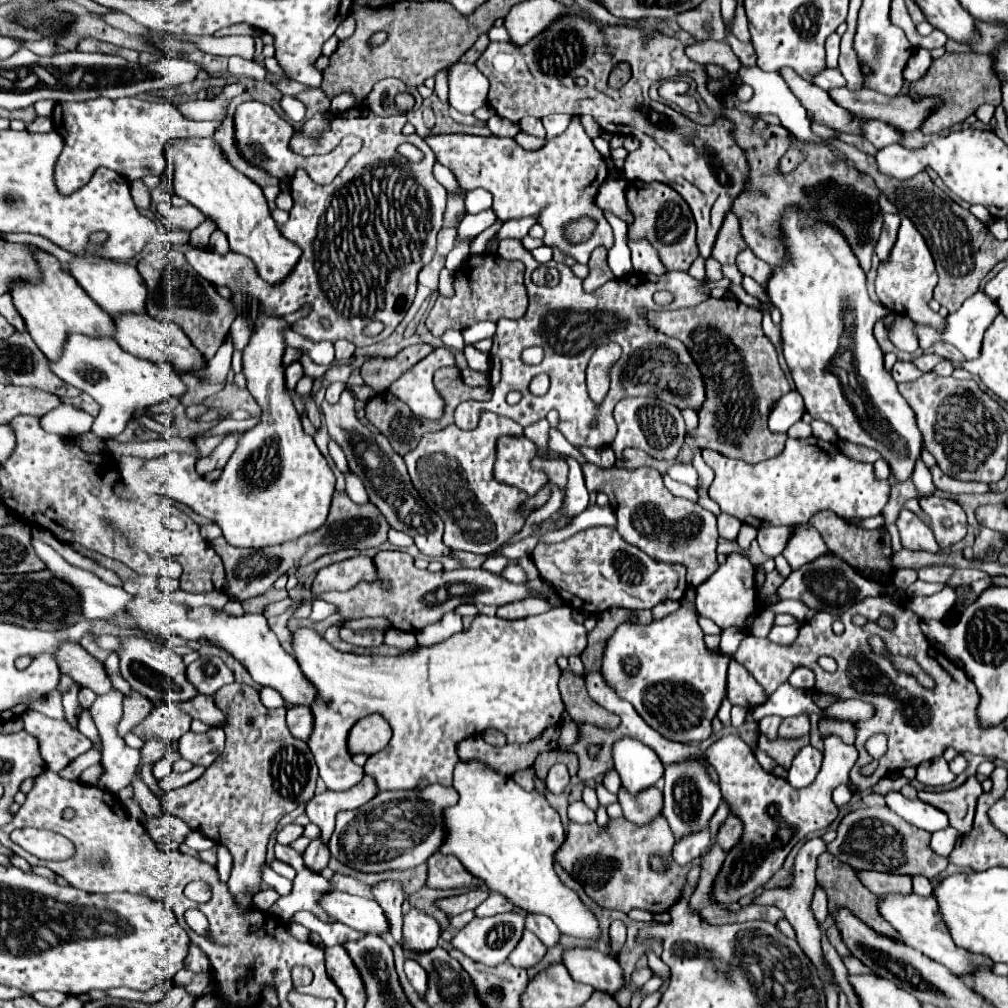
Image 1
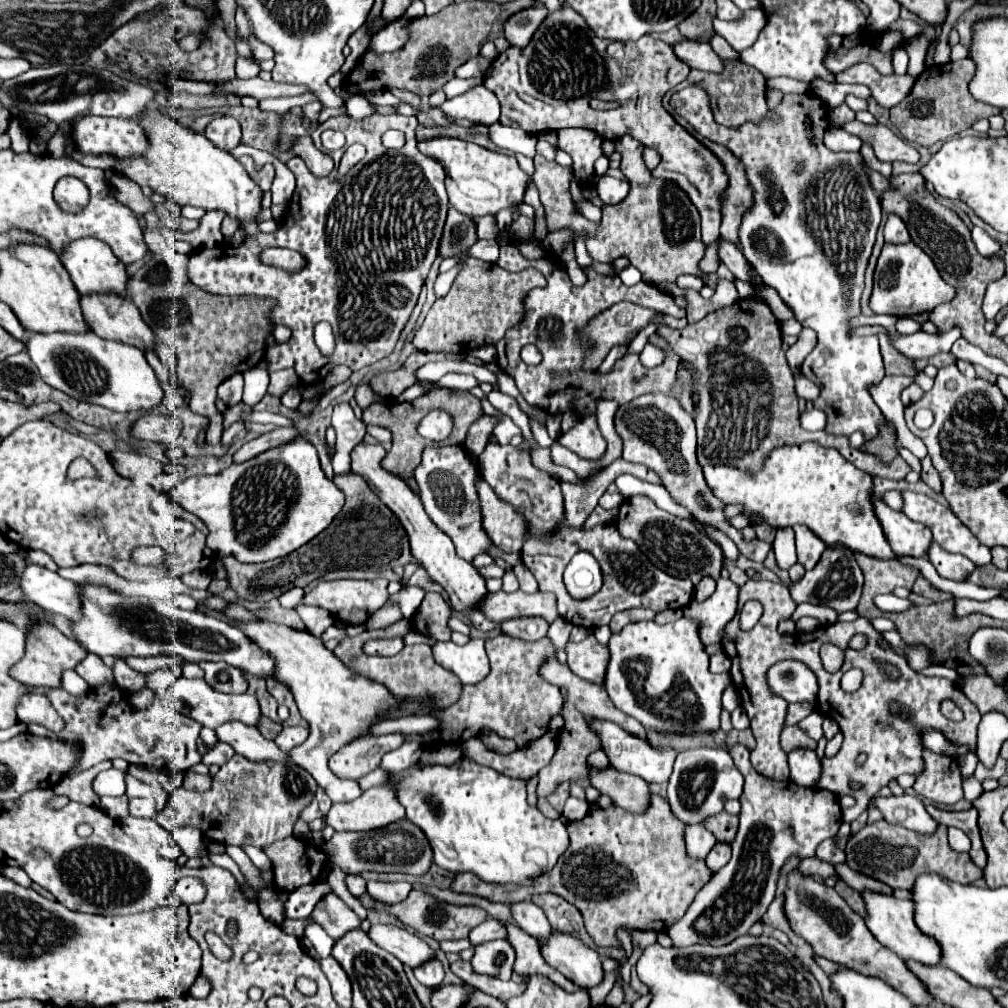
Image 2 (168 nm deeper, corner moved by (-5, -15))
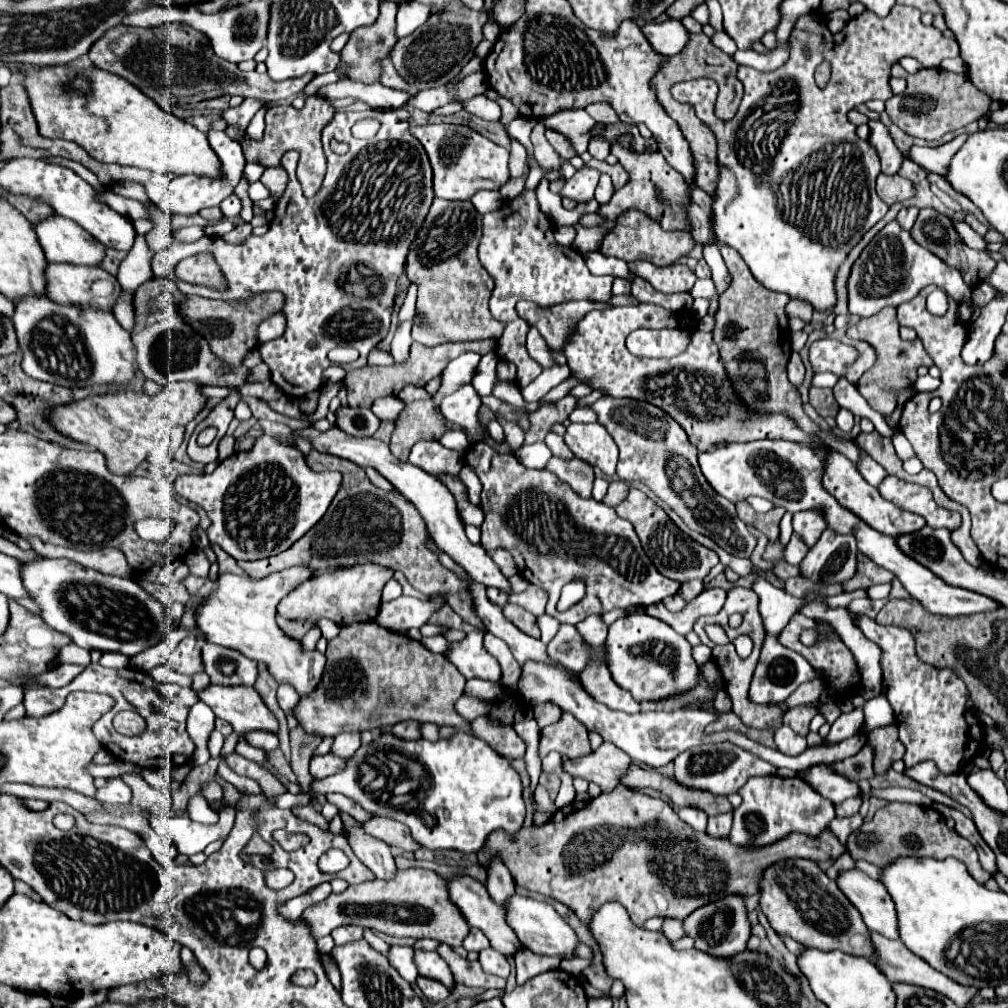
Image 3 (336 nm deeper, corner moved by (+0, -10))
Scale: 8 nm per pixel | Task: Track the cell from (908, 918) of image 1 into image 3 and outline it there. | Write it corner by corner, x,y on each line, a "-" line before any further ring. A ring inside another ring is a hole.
859,869
841,871
837,885
845,897
861,913
869,931
877,931
887,939
899,939
897,935
897,911
883,885

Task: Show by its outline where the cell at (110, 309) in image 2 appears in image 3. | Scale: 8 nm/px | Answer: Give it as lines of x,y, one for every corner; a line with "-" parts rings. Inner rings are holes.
47,263
45,267
45,291
49,299
75,307
97,307
97,309
113,309
115,299
121,291
121,285
113,275
99,267
87,265
71,265
71,263
-
105,279
113,283
111,295
95,295
93,283

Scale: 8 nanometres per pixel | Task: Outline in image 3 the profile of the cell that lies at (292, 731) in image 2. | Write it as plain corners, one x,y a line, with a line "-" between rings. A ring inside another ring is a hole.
249,731
245,735
245,741
257,749
265,749
265,751
271,751
279,745
279,739
277,735
273,733
267,733
267,731

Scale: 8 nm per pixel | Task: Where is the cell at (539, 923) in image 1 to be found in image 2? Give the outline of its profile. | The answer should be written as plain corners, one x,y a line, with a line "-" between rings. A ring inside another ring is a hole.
518,902
518,904
512,904
512,914
514,914
514,920
516,924
528,932
530,936
534,936
536,940
548,940
550,934
552,934
552,928
542,912
540,906
536,906
534,902

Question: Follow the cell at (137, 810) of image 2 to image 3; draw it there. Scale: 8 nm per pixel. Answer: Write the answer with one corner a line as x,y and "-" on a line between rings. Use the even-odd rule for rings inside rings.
119,777
109,779
101,789
97,789
95,799
101,803
129,803
131,801
131,789

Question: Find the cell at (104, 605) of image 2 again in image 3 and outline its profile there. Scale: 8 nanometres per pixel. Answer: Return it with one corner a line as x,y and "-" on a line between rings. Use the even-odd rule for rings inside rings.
49,557
21,561
19,571
23,587
41,609
41,619
53,629
67,633
83,649
117,651
133,657
161,643
169,633
165,605
143,591
133,579
103,575
69,559

